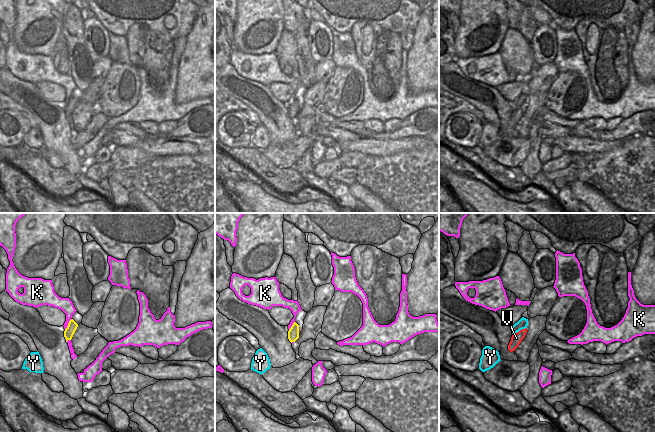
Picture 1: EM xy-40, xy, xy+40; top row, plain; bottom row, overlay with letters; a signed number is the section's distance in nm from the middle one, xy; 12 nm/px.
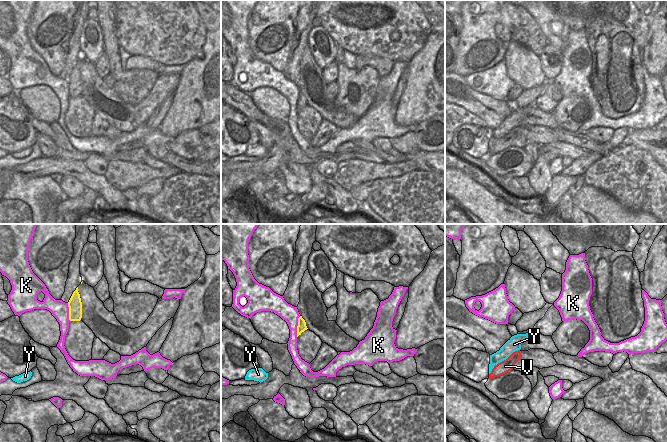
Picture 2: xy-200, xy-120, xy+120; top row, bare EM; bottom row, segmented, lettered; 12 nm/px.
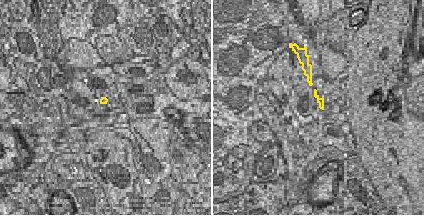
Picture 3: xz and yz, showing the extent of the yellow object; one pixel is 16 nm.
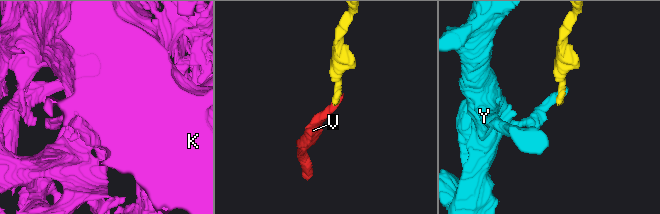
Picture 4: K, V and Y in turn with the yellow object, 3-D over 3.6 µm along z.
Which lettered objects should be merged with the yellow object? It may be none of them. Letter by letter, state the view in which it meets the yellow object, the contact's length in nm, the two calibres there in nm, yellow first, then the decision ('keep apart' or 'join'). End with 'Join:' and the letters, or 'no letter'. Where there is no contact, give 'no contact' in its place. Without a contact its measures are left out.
K: xy-40 | 150 nm | 120/170 nm | keep apart
V: no contact | join
Y: no contact | keep apart
Join: V

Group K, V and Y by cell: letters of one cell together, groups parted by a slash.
K / V / Y

